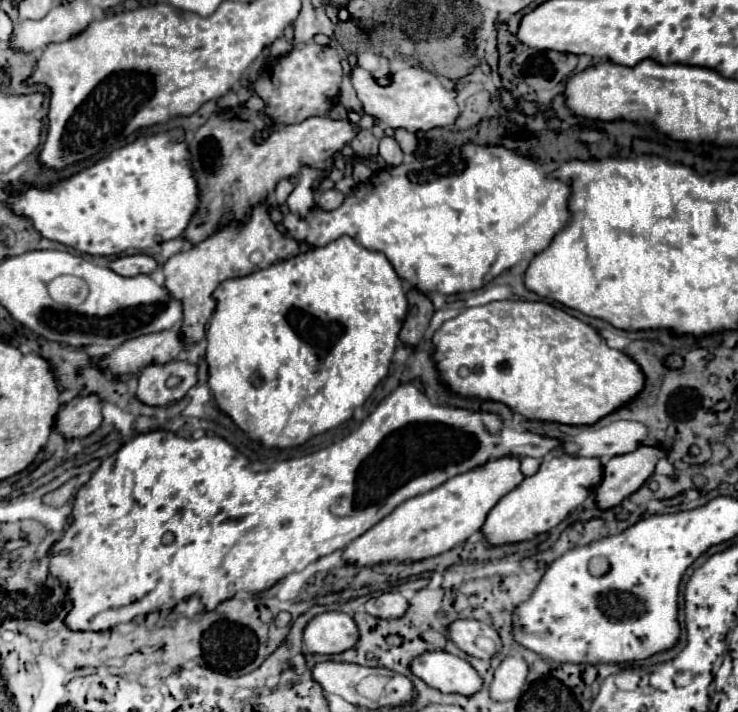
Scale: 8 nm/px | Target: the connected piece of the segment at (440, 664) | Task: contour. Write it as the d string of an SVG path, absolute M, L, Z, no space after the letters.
M427 651L415 657L409 669L427 685L443 693L473 695L483 685L481 677L471 665L467 665L467 661L447 651Z

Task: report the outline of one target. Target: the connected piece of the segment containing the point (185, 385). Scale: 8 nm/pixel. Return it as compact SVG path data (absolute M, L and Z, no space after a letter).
M169 361L163 365L151 363L143 369L135 395L139 397L139 401L147 405L169 405L171 401L183 399L195 383L197 383L197 365L191 365L187 361Z

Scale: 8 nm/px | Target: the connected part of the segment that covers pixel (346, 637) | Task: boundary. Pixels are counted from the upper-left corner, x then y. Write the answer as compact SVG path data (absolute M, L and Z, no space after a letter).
M339 611L315 615L303 631L305 649L319 655L333 655L343 649L351 649L357 639L359 631L355 629L353 617Z

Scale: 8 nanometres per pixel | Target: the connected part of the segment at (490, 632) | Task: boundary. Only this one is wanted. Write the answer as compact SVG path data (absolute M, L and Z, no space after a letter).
M455 619L447 625L447 633L461 651L479 659L491 659L501 645L497 631L475 619Z

